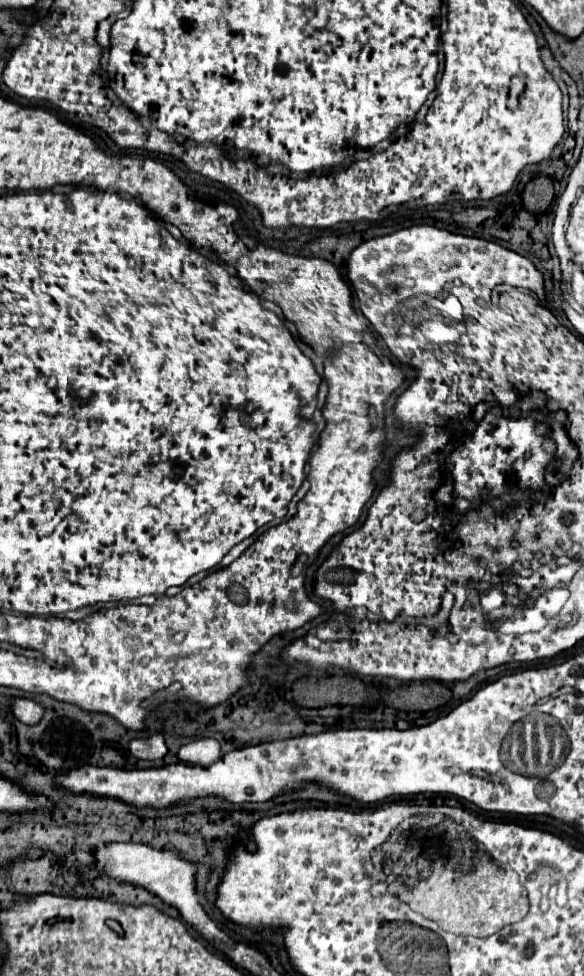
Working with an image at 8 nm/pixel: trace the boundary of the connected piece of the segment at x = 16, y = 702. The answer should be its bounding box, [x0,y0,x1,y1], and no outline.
[11,697,45,725]

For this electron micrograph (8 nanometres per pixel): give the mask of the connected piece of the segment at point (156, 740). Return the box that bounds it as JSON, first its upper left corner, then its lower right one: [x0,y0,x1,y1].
[129,729,167,759]

